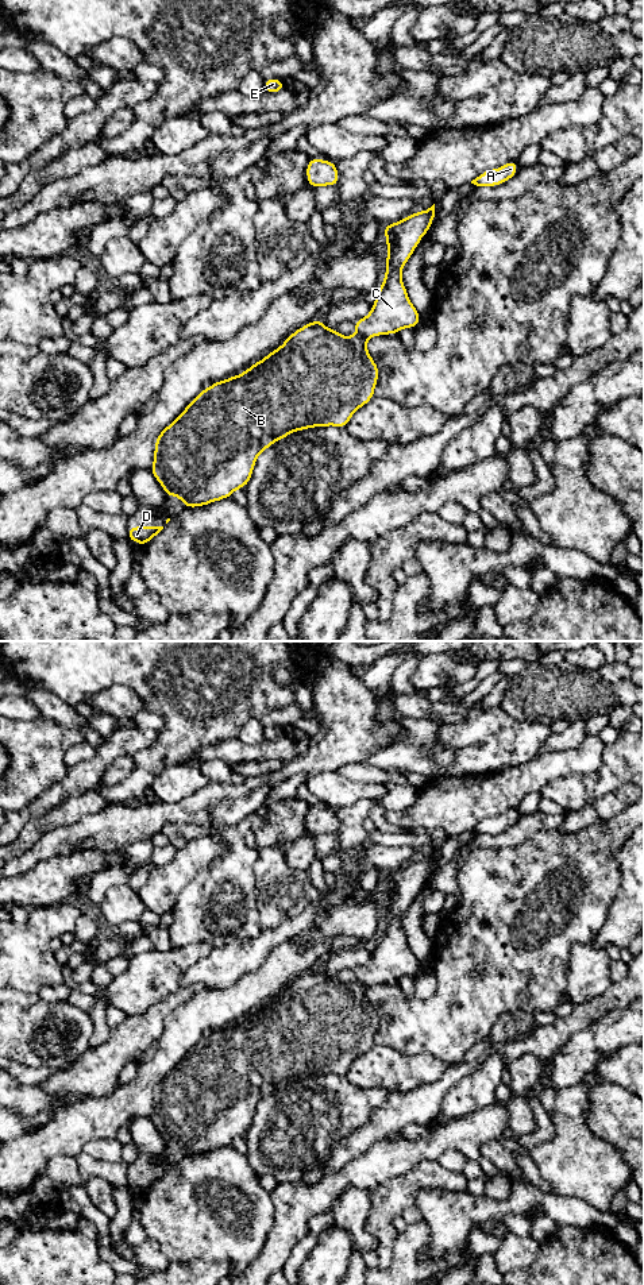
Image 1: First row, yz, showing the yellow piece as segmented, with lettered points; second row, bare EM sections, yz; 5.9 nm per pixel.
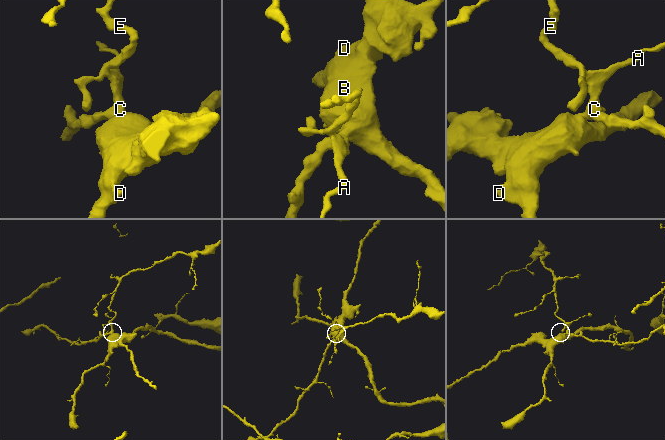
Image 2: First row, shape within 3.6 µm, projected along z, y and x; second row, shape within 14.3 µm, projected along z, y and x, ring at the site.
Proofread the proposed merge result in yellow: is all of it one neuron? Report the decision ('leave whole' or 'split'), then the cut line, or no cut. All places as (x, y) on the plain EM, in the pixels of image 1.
leave whole; cut none

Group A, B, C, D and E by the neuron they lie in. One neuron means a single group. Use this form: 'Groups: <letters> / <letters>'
Groups: A B C D E

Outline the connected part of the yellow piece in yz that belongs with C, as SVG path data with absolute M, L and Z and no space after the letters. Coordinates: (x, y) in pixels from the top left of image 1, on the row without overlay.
M435 852L421 860L394 871L383 872L385 891L389 900L385 908L386 921L377 938L371 960L354 969L356 981L351 985L327 976L321 966L305 972L289 983L284 992L250 1014L244 1020L212 1031L193 1046L184 1060L155 1087L154 1110L150 1115L166 1145L178 1143L184 1155L207 1154L211 1150L232 1145L236 1137L244 1137L252 1126L259 1101L289 1081L316 1074L335 1073L346 1076L352 1062L374 1046L379 1016L369 1002L366 989L378 983L398 981L402 976L416 976L421 965L408 945L401 919L412 904L421 885L432 875Z

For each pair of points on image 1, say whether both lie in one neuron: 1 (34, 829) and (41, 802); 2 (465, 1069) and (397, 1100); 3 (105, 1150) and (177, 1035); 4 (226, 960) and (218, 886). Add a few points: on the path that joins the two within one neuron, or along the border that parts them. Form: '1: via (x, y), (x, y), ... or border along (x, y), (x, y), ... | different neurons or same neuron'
1: border along (64, 801), (45, 814), (31, 819), (14, 840) | different neurons
2: via (448, 1080), (425, 1100), (413, 1100) | same neuron
3: border along (115, 1137), (89, 1141), (83, 1150) | different neurons
4: border along (224, 942), (213, 946) | different neurons

